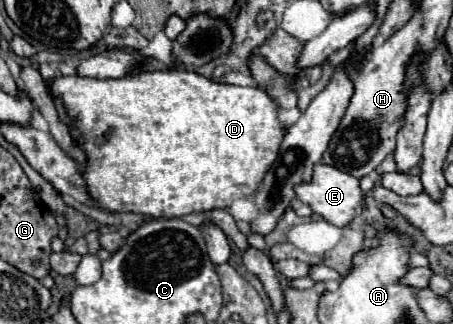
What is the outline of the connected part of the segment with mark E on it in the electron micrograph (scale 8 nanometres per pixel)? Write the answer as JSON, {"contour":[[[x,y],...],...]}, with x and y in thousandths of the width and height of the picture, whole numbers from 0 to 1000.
{"contour":[[[713,500],[695,506],[687,568],[660,568],[660,574],[651,574],[651,599],[656,599],[656,611],[669,630],[687,636],[687,648],[695,660],[704,660],[709,673],[717,673],[722,685],[731,685],[731,691],[740,691],[748,704],[775,691],[775,679],[788,660],[788,642],[806,630],[806,599],[792,580],[792,549],[784,549],[784,543],[775,543],[766,531],[753,531],[753,525],[735,519],[735,512],[722,512]]]}

